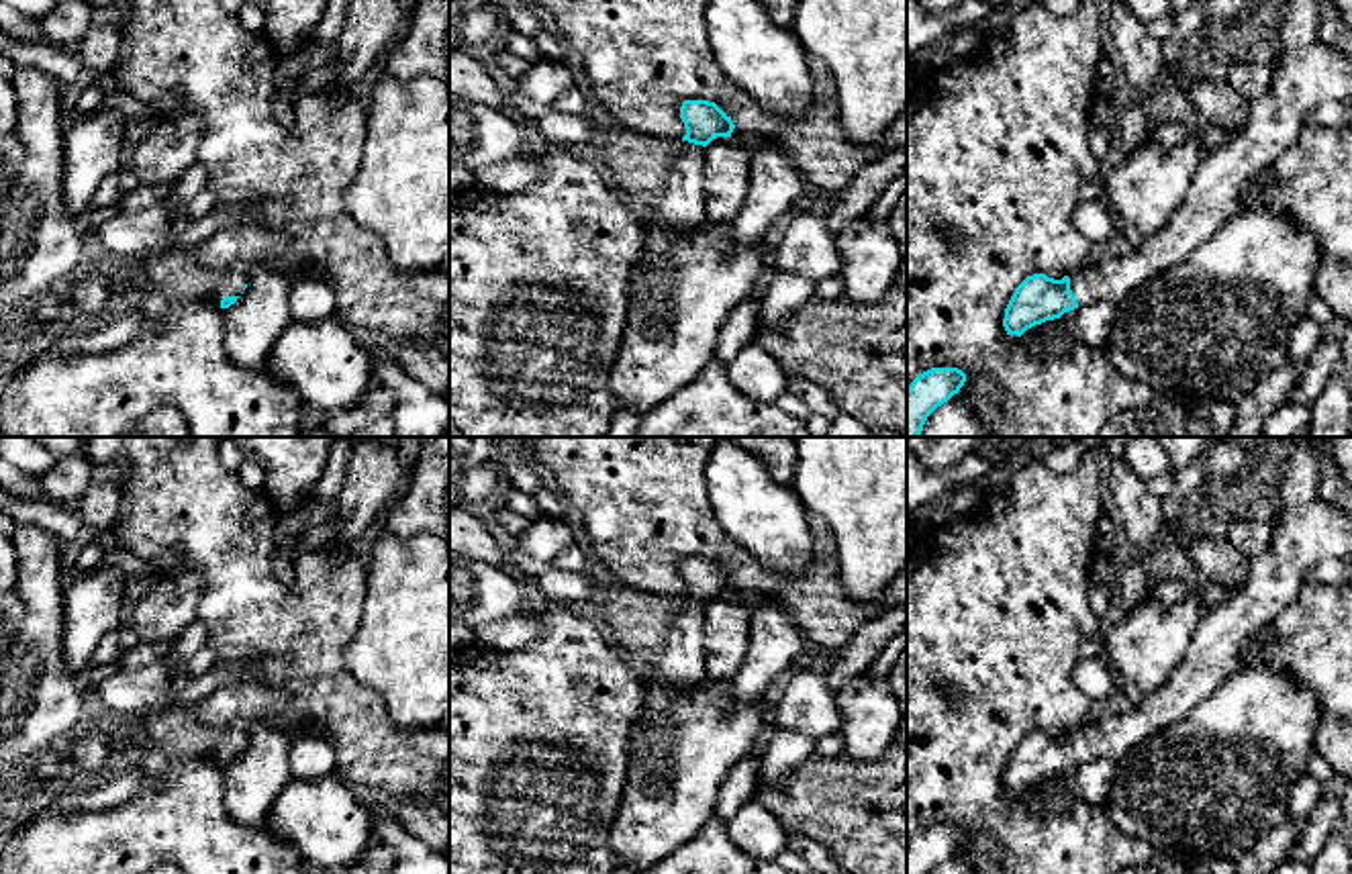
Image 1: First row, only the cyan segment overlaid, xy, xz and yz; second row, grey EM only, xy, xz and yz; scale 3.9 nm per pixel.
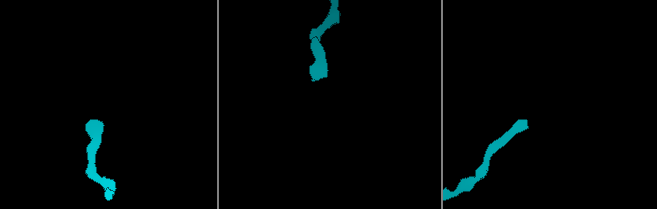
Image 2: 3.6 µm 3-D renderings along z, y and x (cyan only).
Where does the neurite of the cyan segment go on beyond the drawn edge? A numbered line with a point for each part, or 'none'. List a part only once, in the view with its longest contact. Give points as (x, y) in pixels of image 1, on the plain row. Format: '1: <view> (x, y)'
1: xy (229, 740)

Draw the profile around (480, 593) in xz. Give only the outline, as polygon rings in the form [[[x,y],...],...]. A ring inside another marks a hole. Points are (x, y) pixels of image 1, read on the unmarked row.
[[[449,551],[449,617],[478,631],[494,621],[533,615],[513,570]]]

